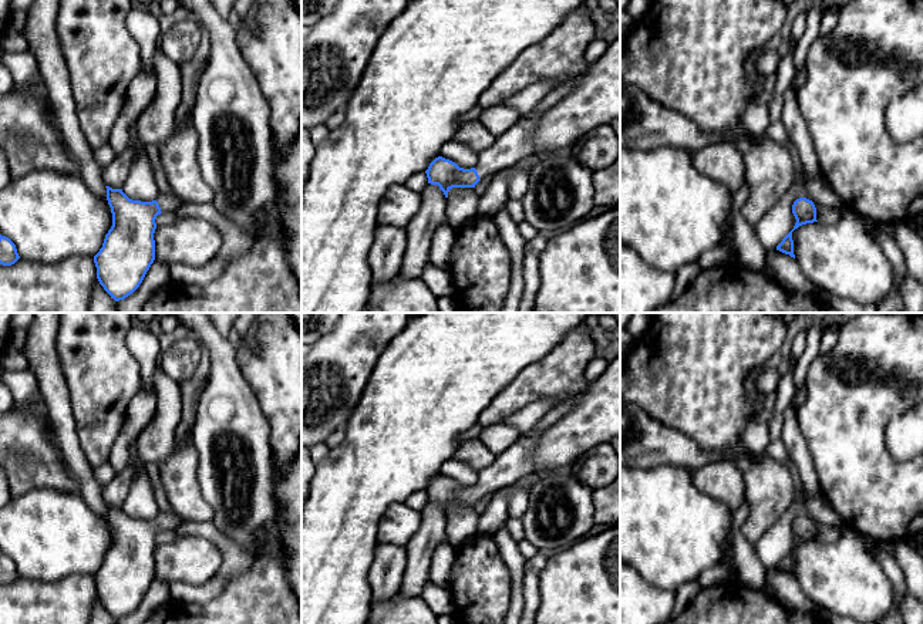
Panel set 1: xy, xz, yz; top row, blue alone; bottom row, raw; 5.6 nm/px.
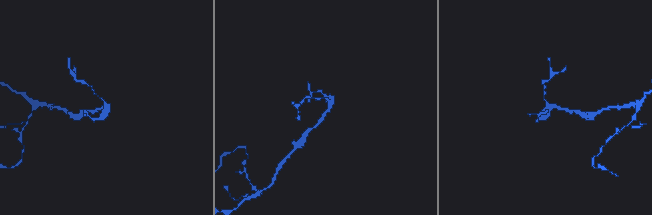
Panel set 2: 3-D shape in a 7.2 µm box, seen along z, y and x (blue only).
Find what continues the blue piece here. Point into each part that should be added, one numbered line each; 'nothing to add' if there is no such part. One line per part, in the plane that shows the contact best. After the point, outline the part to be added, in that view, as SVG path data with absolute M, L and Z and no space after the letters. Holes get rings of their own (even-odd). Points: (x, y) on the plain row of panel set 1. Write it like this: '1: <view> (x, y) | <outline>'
1: xy (167, 520) | M161 512L156 520L161 526L161 530L172 530L172 532L175 532L185 522L185 519L179 517L174 512L172 513Z

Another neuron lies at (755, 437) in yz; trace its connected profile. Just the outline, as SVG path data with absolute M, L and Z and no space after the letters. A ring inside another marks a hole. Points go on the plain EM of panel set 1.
M751 419L740 435L741 445L755 455L764 453L771 441L768 424L758 419Z

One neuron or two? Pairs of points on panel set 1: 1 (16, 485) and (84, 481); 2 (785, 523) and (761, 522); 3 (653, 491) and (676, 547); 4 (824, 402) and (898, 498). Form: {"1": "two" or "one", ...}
{"1": "two", "2": "two", "3": "one", "4": "one"}

